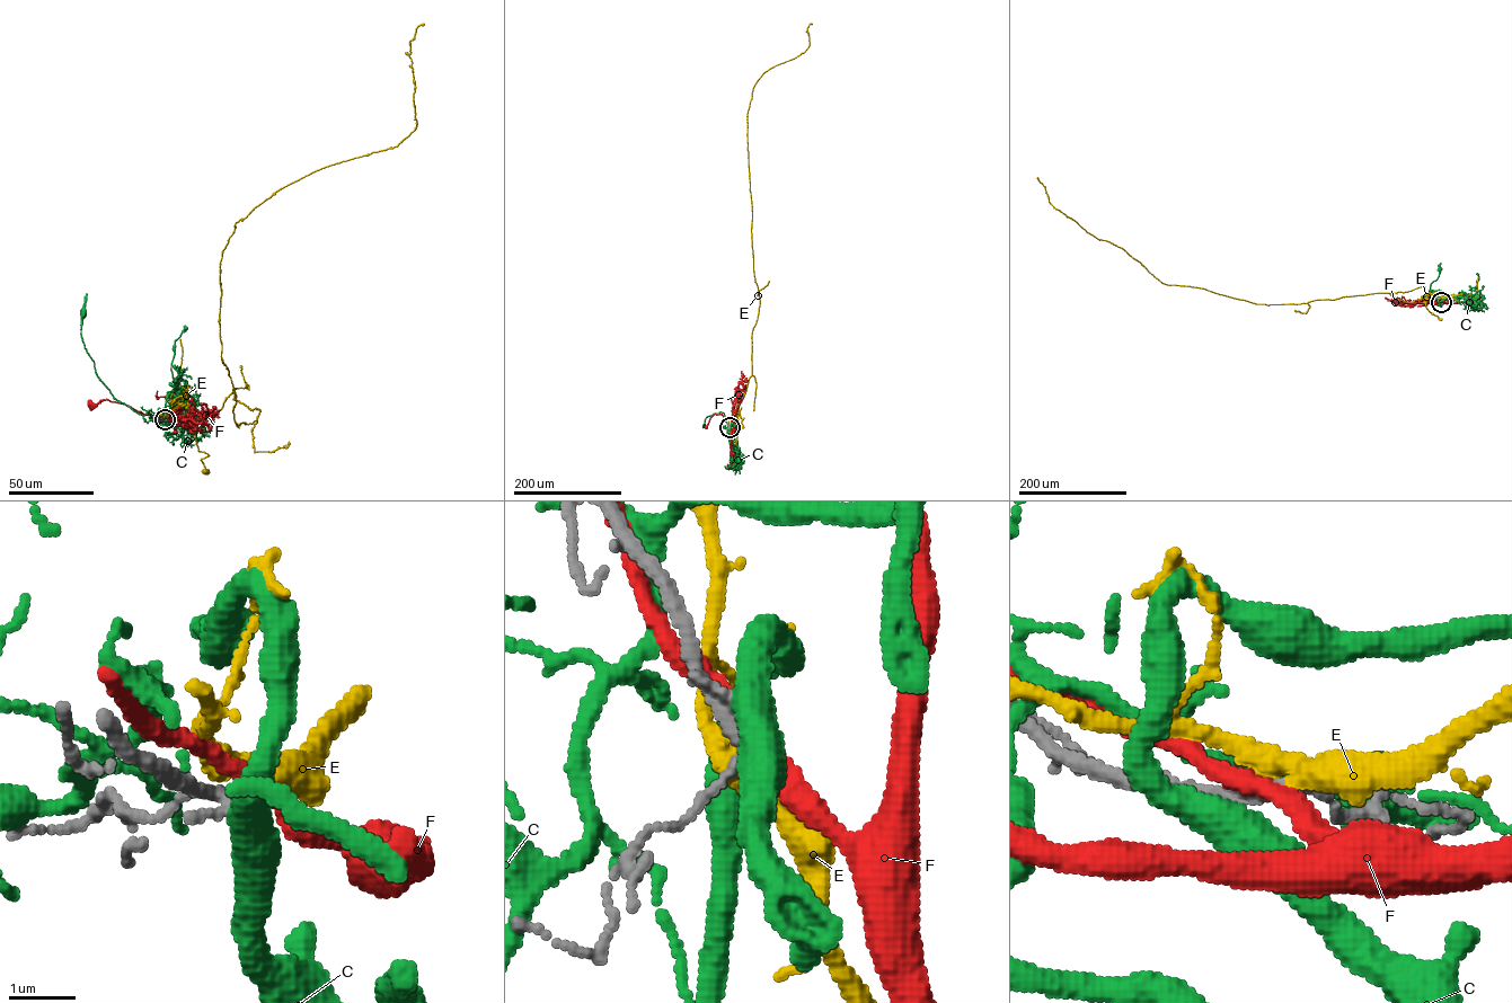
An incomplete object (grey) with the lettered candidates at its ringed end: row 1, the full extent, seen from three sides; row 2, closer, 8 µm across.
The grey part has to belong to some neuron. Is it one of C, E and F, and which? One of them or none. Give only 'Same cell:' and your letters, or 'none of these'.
Same cell: E

